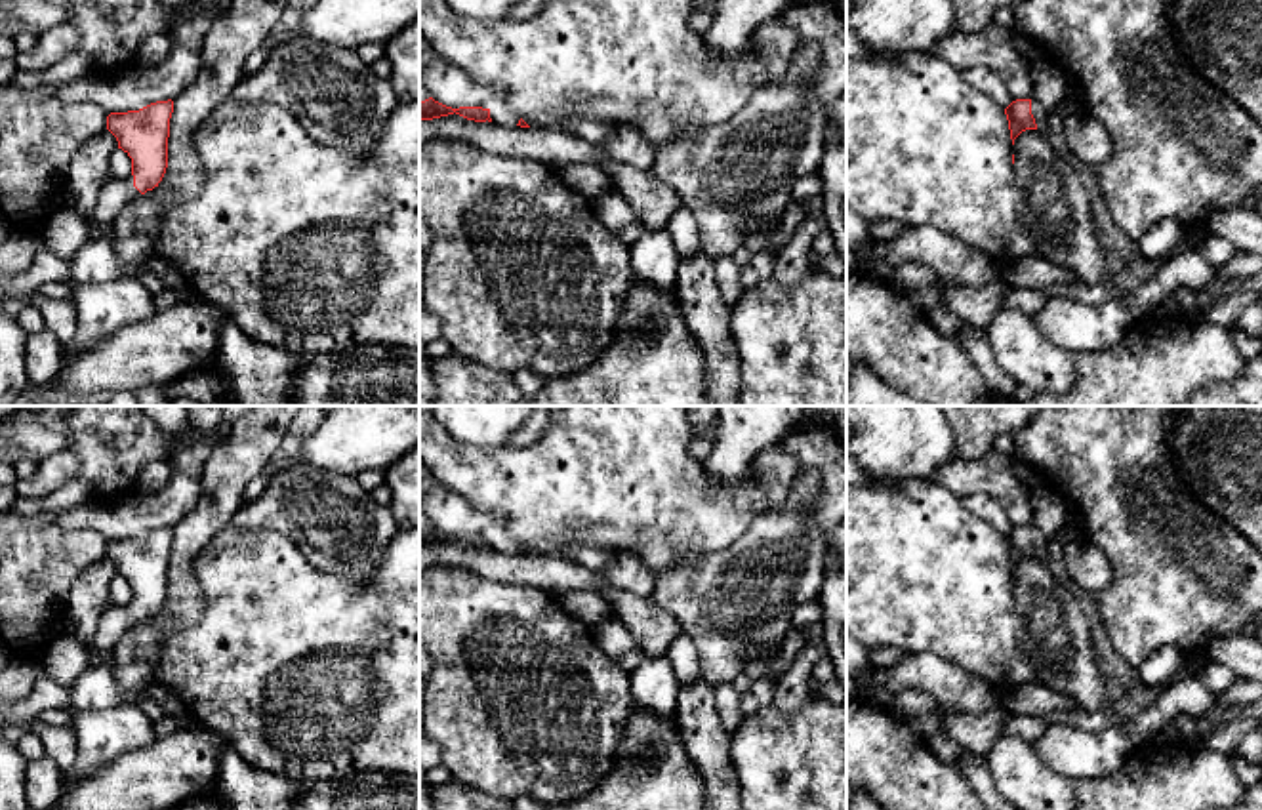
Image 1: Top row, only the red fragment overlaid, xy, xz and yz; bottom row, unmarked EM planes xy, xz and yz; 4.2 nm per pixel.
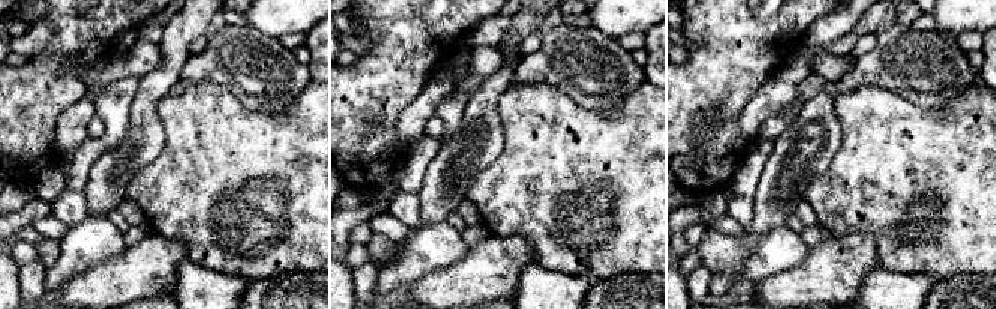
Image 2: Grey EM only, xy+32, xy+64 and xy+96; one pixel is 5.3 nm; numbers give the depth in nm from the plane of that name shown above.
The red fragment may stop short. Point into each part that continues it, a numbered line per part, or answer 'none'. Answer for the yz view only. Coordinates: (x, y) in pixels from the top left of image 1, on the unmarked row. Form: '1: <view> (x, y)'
1: yz (1041, 544)

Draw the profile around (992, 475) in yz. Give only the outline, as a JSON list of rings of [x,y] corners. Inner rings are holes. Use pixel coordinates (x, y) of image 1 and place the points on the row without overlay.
[[[991,450],[976,461],[957,457],[942,465],[928,480],[938,482],[959,499],[970,494],[987,494],[1005,507],[1012,528],[1031,526],[1031,488],[1016,480],[1012,473],[1014,461],[1014,456],[1001,456]]]

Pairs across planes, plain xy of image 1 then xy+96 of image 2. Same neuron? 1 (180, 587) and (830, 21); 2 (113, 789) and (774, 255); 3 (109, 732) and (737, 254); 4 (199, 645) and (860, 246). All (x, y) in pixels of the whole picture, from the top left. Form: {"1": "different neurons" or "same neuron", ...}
{"1": "different neurons", "2": "different neurons", "3": "different neurons", "4": "different neurons"}

